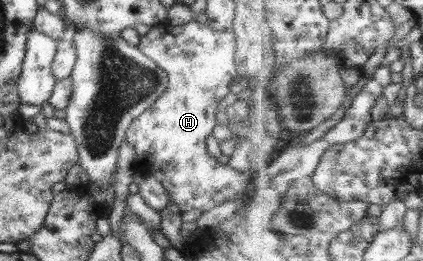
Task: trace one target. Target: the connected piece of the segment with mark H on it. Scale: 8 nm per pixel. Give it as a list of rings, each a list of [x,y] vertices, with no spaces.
[[[195,20],[181,26],[151,26],[147,34],[140,36],[136,48],[149,58],[167,75],[168,84],[162,93],[124,132],[124,140],[134,148],[134,174],[148,175],[158,179],[162,187],[170,194],[171,203],[176,204],[180,212],[197,210],[207,212],[213,206],[234,200],[237,204],[248,196],[251,172],[235,172],[227,165],[219,165],[206,151],[206,138],[218,118],[217,106],[228,94],[237,68],[234,62],[235,34],[232,31],[215,31],[204,23]]]

